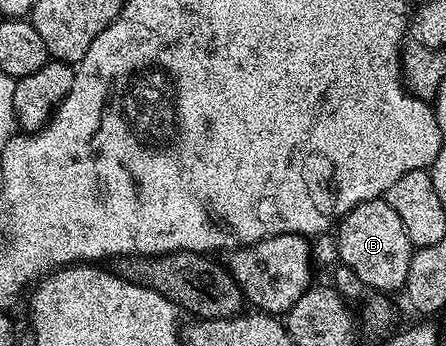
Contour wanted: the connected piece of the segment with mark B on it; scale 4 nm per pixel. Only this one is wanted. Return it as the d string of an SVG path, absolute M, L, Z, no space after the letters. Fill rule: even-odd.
M384 197L359 204L337 223L336 234L340 265L351 268L366 288L370 291L400 291L404 287L415 248L407 236L407 228L403 228L403 220L399 220L399 215L391 209L391 204L385 202Z

